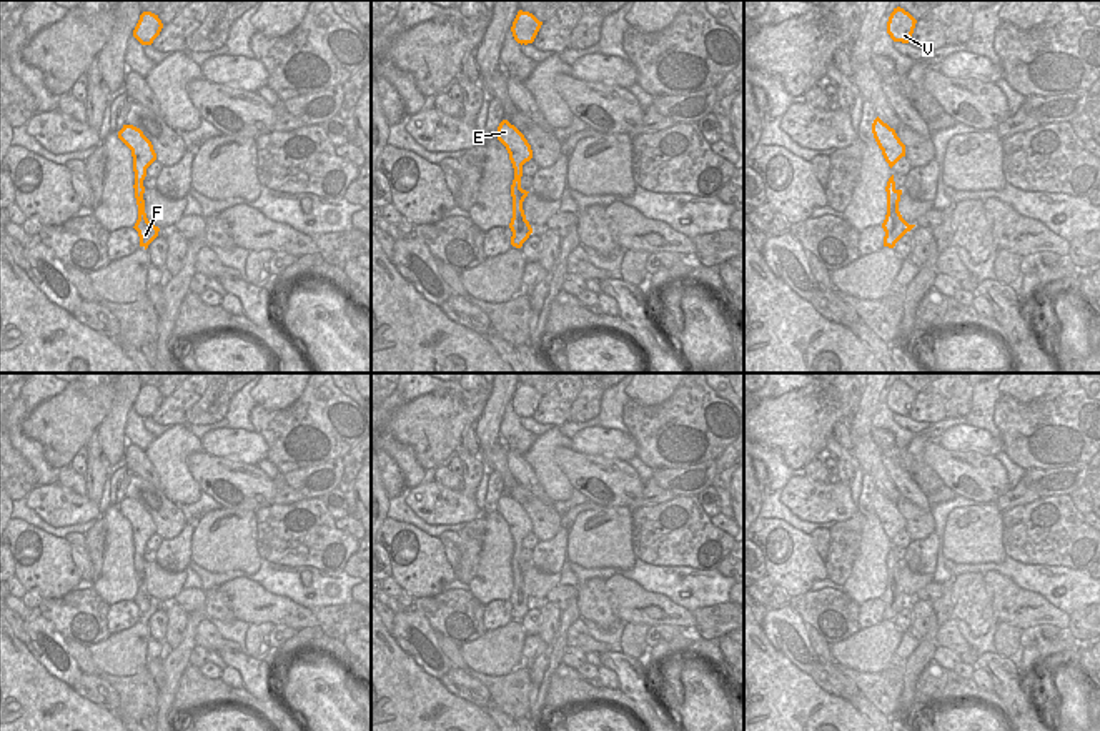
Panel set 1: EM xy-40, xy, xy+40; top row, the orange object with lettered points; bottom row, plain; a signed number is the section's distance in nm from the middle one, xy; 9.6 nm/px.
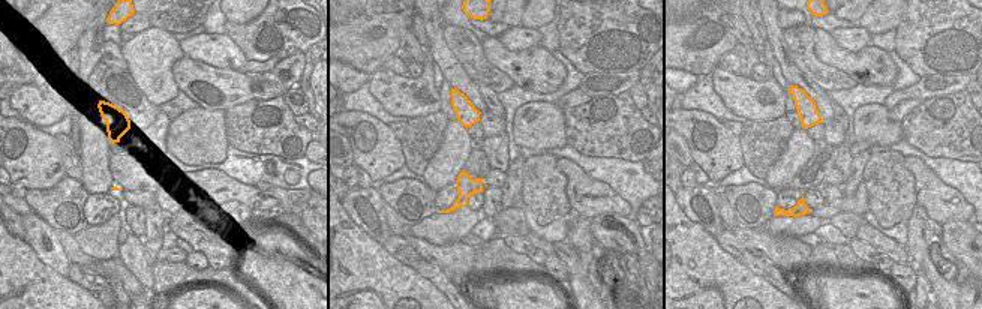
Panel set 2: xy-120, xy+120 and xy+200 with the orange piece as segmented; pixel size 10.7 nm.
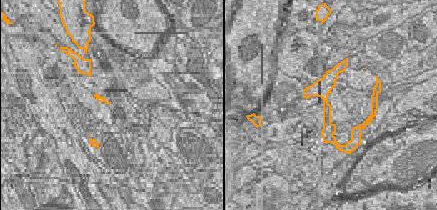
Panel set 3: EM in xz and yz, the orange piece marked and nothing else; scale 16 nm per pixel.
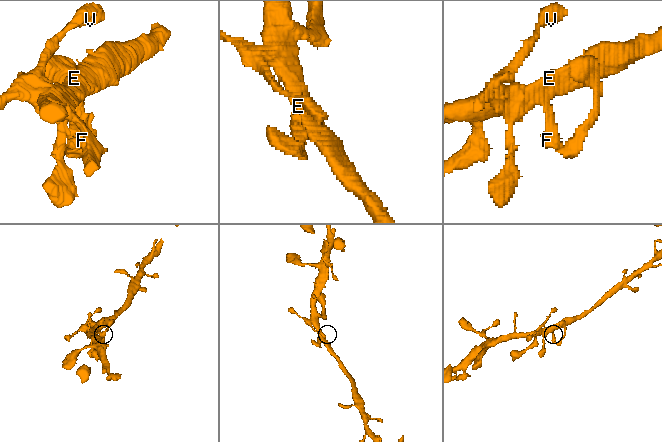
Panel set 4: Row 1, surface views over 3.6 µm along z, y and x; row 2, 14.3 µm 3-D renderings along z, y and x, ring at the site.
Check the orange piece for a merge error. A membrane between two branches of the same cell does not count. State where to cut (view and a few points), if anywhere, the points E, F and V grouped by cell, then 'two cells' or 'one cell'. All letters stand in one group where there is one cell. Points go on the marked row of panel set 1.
no cut; E F V; one cell

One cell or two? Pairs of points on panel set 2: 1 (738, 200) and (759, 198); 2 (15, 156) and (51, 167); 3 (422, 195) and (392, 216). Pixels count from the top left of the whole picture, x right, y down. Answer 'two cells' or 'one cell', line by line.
1: one cell
2: one cell
3: two cells

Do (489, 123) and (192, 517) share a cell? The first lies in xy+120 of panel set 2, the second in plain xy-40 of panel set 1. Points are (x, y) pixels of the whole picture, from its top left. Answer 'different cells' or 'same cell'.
different cells

